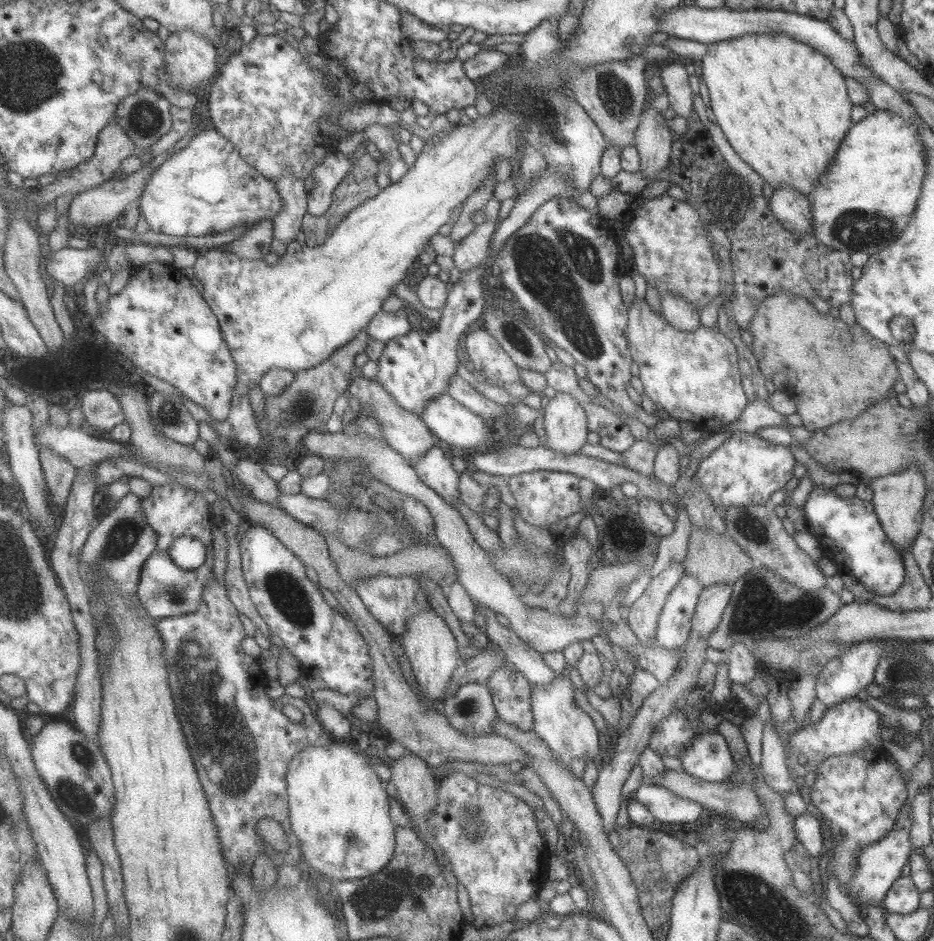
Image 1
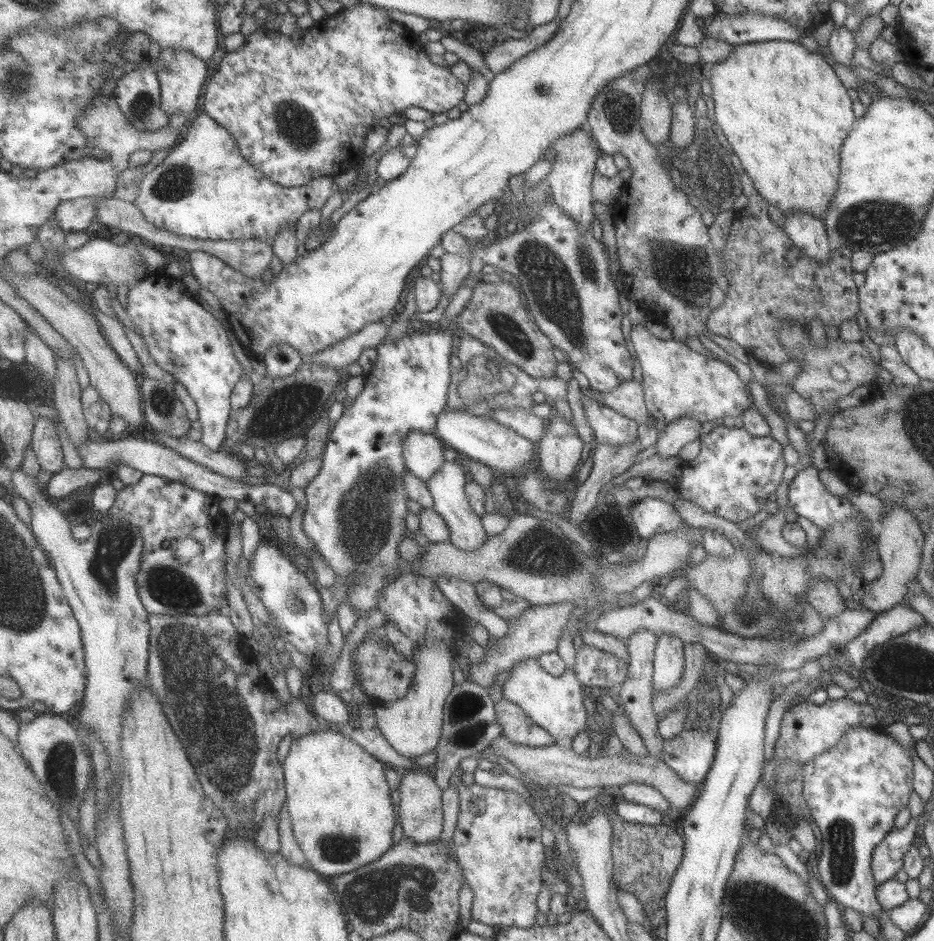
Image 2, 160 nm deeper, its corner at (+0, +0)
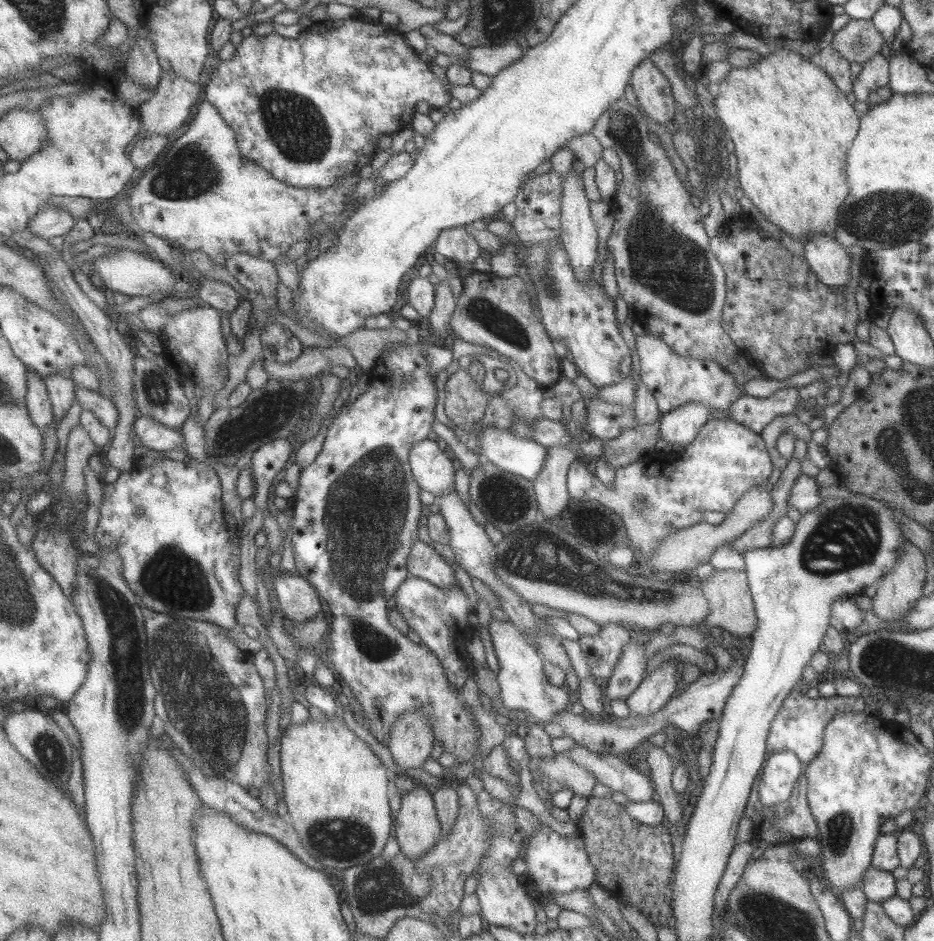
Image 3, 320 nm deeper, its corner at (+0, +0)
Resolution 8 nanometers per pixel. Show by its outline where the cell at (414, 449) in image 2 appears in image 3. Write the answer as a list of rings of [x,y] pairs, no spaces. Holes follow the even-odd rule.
[[[435,438],[417,443],[411,451],[412,472],[421,489],[438,498],[455,491],[457,461],[448,451],[441,450]]]

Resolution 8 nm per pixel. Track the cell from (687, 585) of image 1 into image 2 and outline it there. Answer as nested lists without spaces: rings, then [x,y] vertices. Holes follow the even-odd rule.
[[[672,634],[655,636],[652,669],[653,696],[677,686],[684,669],[684,642]]]

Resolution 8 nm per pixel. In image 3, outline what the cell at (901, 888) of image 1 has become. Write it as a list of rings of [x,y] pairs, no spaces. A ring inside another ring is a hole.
[[[873,865],[861,873],[861,888],[867,901],[882,903],[883,900],[896,895],[895,879],[891,873],[878,869]]]

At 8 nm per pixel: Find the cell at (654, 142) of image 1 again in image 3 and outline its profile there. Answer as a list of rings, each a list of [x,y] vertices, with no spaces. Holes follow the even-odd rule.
[[[649,58],[643,59],[637,64],[628,84],[631,85],[639,106],[647,118],[651,118],[653,122],[659,122],[659,124],[672,121],[676,107],[669,83]]]

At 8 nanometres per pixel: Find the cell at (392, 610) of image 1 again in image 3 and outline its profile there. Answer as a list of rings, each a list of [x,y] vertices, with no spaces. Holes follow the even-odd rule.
[[[411,575],[396,592],[395,602],[395,608],[405,615],[410,627],[419,634],[421,642],[439,656],[449,680],[456,686],[465,686],[467,678],[473,676],[474,671],[468,644],[479,634],[469,624],[469,618],[471,614],[475,614],[475,609],[465,588],[461,584],[440,587],[424,578]]]

